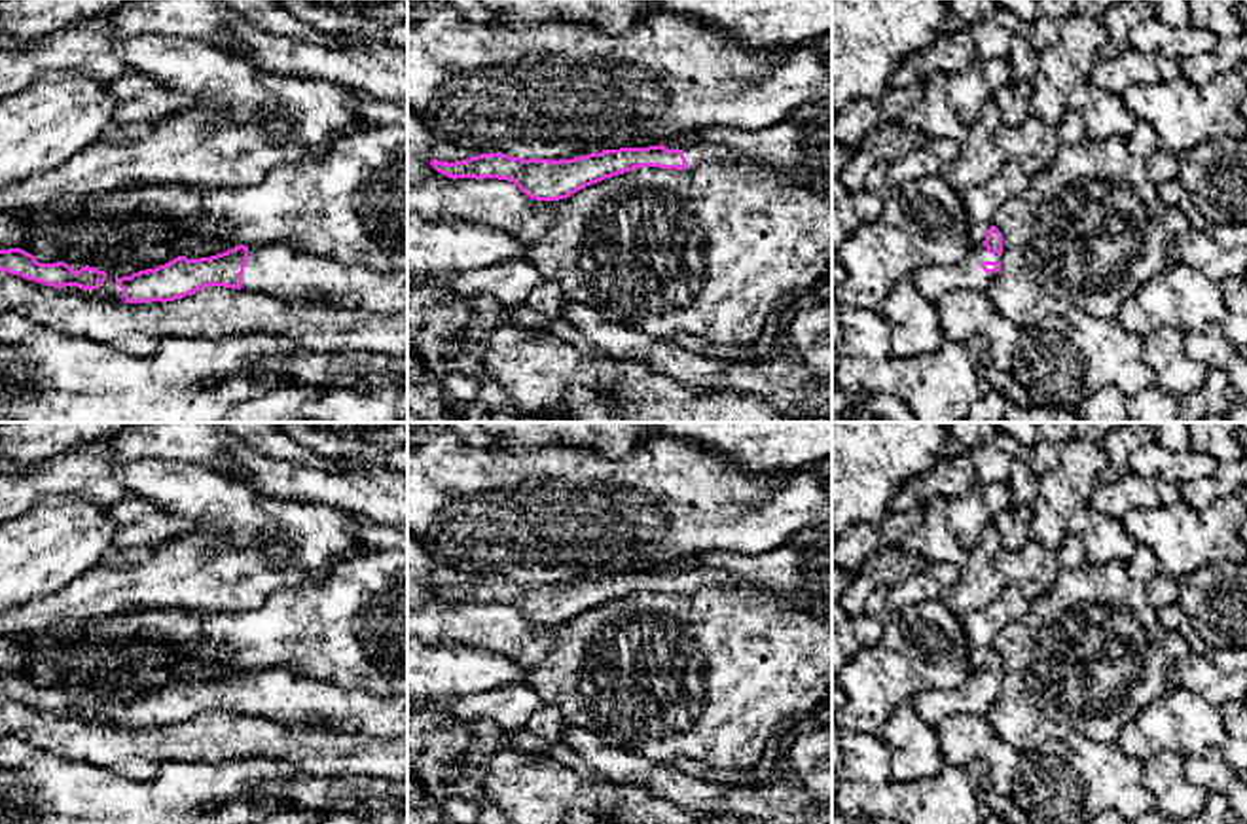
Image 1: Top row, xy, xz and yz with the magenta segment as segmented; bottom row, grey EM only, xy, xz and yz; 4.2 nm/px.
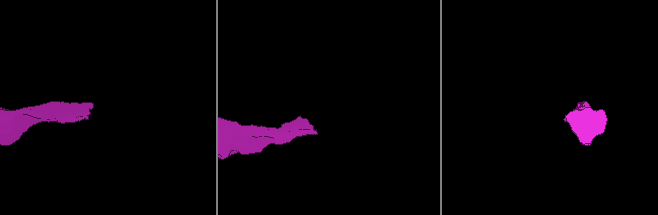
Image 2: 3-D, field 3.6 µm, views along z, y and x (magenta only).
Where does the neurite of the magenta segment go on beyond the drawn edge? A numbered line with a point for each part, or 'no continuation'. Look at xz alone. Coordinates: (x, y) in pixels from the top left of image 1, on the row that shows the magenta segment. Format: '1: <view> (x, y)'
1: xz (696, 154)

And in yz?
1: yz (935, 281)

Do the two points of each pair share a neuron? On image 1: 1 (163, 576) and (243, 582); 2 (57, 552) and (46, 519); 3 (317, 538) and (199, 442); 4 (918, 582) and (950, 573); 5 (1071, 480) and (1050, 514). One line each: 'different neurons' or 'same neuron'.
1: same neuron
2: same neuron
3: different neurons
4: same neuron
5: same neuron

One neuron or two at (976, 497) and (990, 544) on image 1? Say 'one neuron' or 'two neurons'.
two neurons

